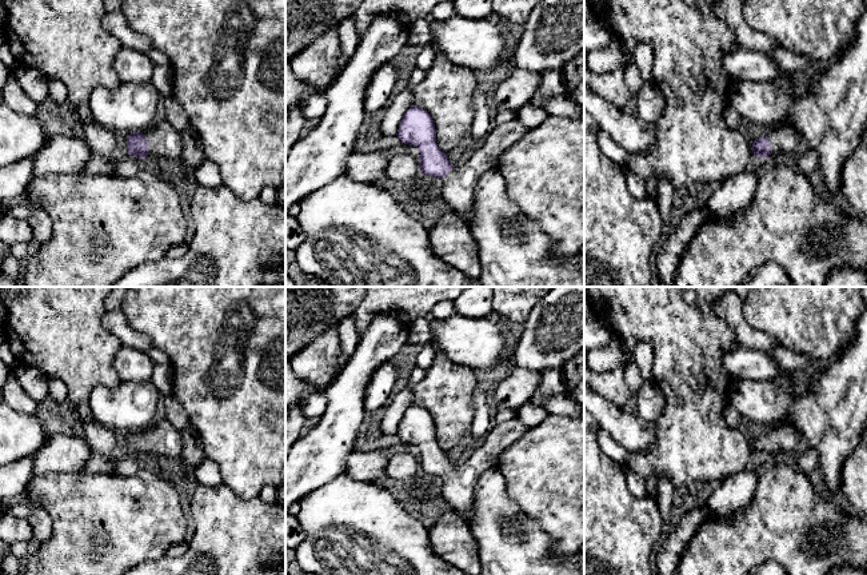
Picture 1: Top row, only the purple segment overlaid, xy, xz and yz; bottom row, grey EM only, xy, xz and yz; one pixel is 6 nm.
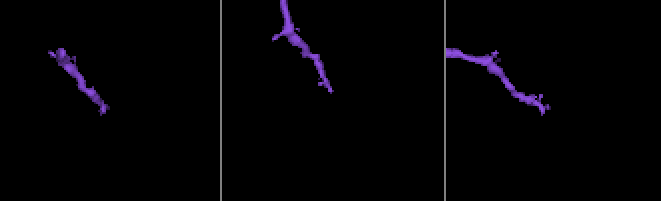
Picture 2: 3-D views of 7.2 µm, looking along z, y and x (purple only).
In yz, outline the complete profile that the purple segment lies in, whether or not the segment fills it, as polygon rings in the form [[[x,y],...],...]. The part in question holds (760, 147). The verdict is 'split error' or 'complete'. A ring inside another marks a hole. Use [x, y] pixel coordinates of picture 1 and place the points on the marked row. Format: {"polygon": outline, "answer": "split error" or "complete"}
{"polygon": [[[780,124],[768,129],[766,136],[755,140],[751,149],[756,157],[790,160],[798,153],[798,148],[803,140],[802,135],[794,127]]], "answer": "split error"}

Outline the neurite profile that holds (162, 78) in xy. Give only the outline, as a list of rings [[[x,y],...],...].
[[[155,65],[149,81],[157,88],[163,99],[172,96],[172,67],[171,65]]]

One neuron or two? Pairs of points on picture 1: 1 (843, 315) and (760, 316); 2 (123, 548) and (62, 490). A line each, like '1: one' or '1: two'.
1: one
2: one

